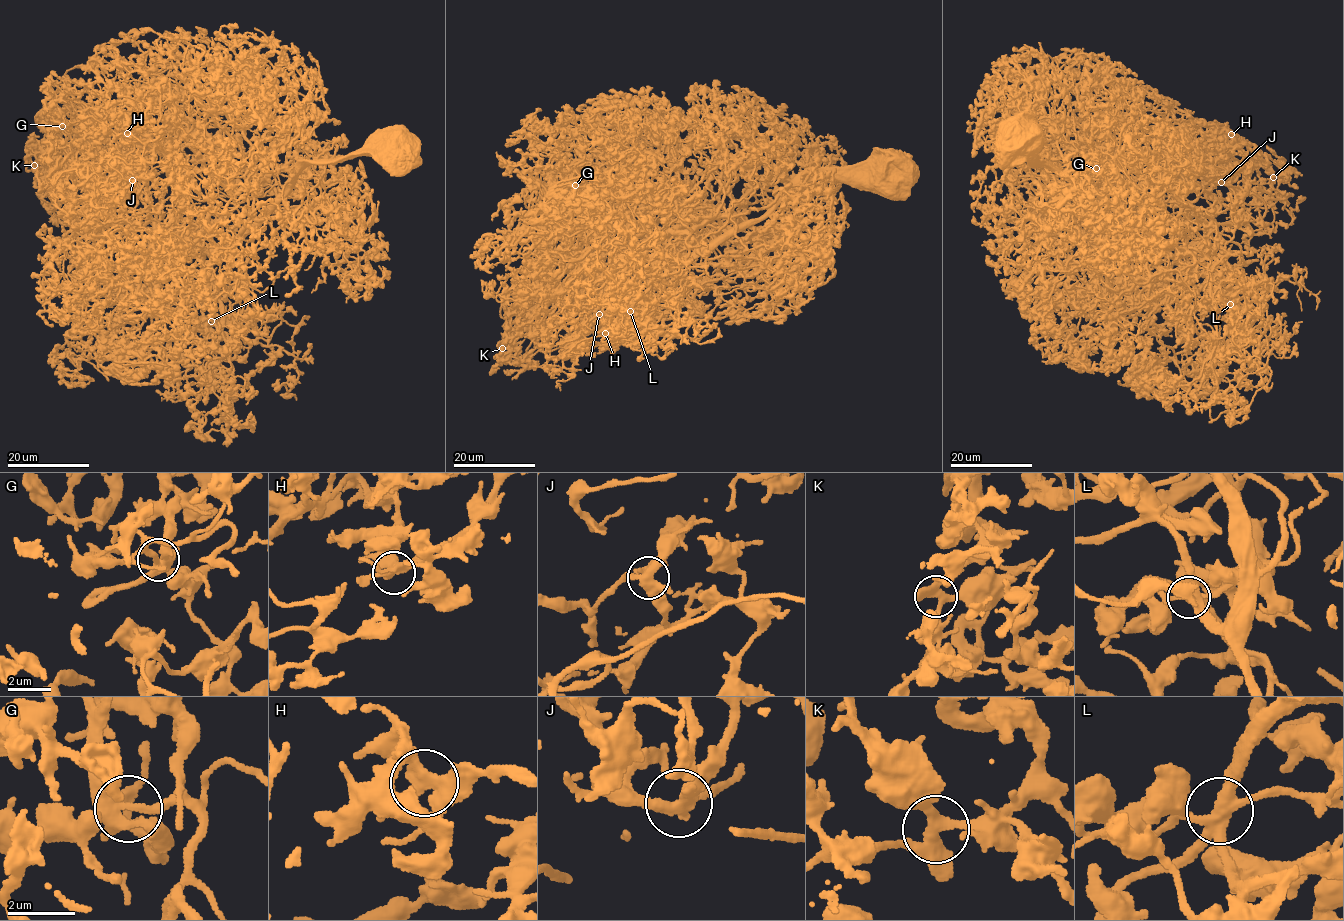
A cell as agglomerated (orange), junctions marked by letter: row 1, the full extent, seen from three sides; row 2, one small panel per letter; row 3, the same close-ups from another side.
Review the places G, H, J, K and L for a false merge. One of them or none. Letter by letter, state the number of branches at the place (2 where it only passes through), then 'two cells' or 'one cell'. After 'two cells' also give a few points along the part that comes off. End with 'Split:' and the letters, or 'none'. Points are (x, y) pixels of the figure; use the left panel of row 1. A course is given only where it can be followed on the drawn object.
G: 5 | one cell
H: 4 | one cell
J: 4 | one cell
K: 4 | one cell
L: 5 | one cell
Split: none

